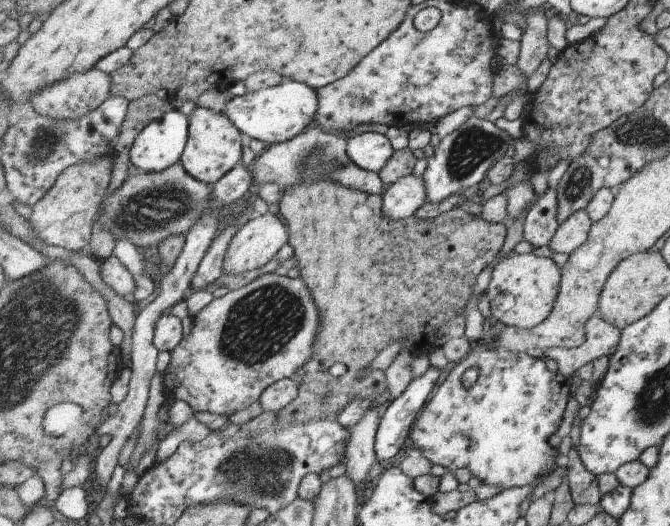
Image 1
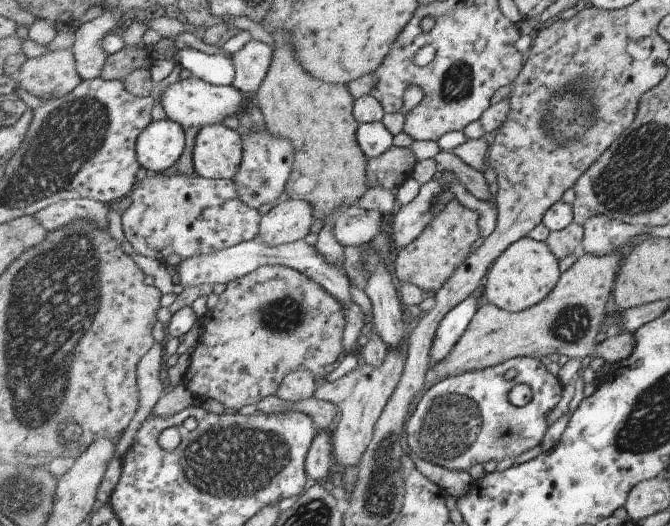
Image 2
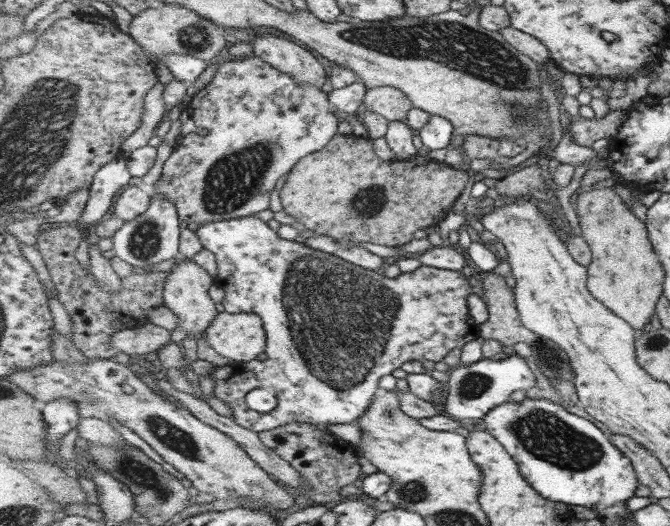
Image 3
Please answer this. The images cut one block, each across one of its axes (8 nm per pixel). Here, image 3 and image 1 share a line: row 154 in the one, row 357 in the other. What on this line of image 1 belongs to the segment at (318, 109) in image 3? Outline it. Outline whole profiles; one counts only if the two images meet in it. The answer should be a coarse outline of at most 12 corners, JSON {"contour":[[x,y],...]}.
{"contour":[[263,274],[213,299],[160,375],[228,417],[301,373],[319,310]]}

